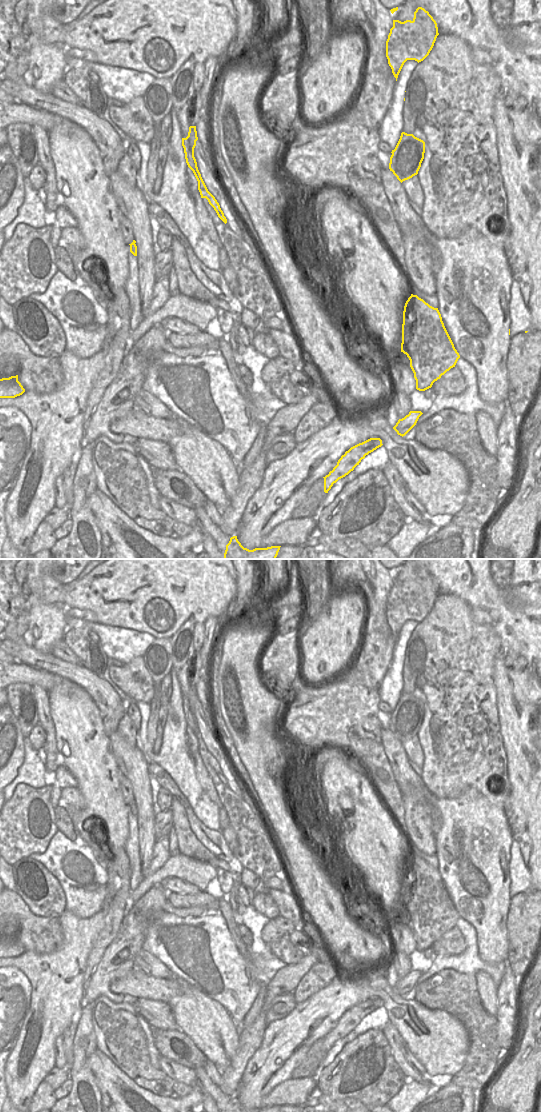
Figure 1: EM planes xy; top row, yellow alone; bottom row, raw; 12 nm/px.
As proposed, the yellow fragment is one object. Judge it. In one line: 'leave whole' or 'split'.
split

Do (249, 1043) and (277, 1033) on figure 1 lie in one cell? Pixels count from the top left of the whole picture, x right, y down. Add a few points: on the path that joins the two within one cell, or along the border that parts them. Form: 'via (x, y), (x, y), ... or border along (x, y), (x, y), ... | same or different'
border along (266, 1015), (264, 1036), (260, 1046), (250, 1058) | different

